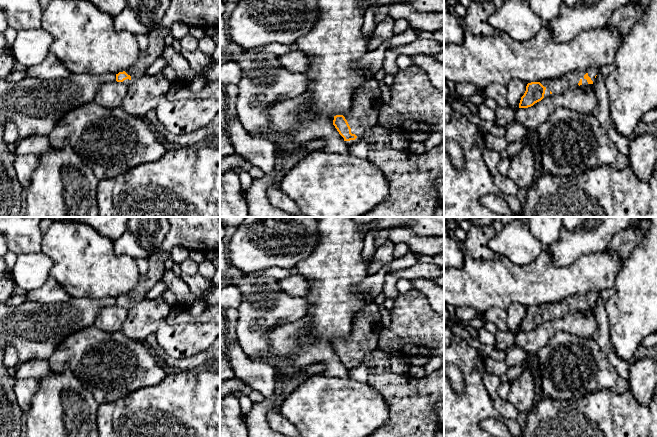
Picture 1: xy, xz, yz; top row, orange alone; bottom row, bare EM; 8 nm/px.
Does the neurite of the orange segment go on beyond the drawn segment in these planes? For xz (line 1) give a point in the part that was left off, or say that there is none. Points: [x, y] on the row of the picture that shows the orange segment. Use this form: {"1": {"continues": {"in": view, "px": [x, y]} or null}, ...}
{"1": {"continues": {"in": "xz", "px": [363, 114]}}}

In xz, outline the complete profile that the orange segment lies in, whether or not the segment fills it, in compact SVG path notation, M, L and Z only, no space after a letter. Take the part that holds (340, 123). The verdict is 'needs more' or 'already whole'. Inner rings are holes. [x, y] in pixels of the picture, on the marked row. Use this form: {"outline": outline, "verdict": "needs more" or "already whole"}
{"outline": "M372 78L365 80L362 86L355 92L350 111L344 116L334 116L333 125L339 134L344 138L344 141L348 146L361 140L362 133L364 131L377 125L379 109L381 105L381 87L379 85L379 81L377 81L375 78Z", "verdict": "needs more"}

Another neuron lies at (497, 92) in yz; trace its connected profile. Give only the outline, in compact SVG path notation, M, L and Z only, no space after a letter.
M491 84L483 91L486 94L486 96L492 98L498 106L508 106L506 86L502 86L500 84Z

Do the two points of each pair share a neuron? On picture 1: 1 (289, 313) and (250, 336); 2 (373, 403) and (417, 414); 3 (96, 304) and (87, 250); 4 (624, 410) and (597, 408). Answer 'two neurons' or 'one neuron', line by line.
1: one neuron
2: two neurons
3: two neurons
4: one neuron

